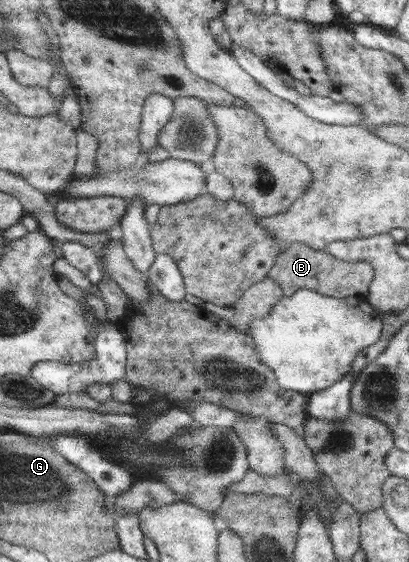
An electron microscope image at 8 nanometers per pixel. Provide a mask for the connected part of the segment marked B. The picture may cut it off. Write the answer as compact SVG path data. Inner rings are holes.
M294 242L281 253L267 277L282 289L284 296L292 295L295 291L306 288L333 298L344 299L352 296L364 296L372 283L374 271L368 263L346 262L333 257L325 250L317 250L308 244Z

